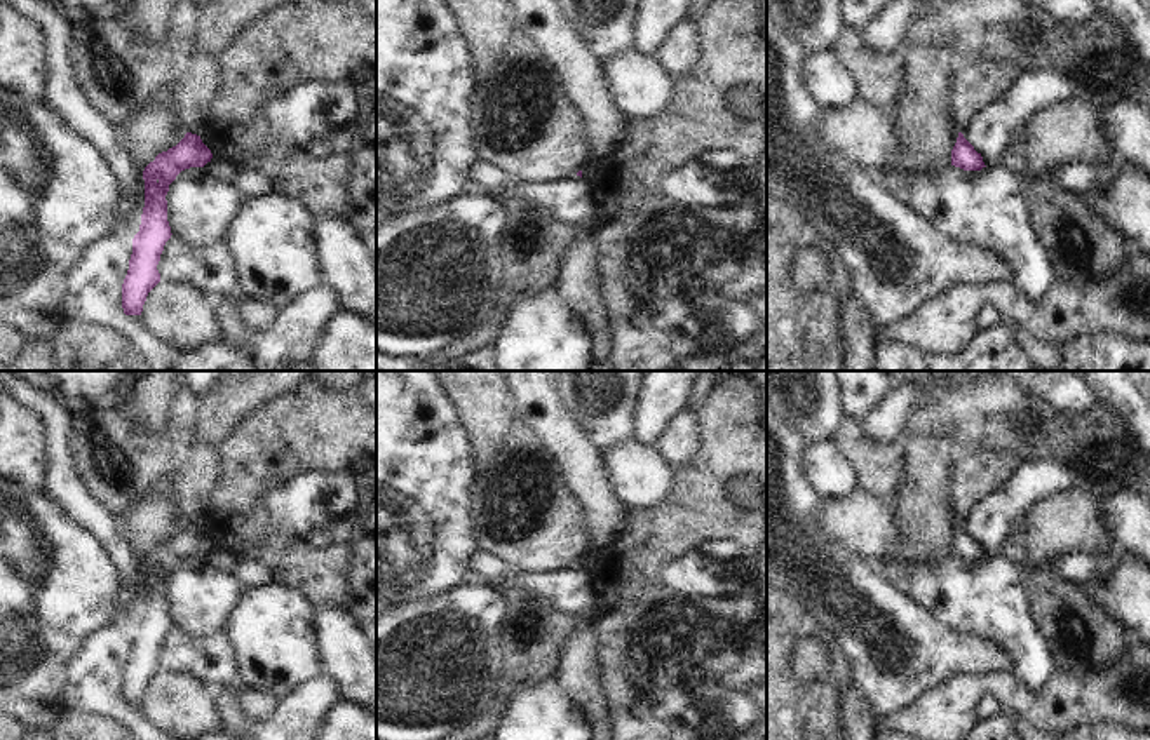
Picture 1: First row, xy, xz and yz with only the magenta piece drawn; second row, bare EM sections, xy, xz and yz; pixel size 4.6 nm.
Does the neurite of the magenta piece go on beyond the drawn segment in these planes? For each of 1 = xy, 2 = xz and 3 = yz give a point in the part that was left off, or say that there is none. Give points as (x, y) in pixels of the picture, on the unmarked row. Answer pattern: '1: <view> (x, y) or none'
1: none
2: none
3: none

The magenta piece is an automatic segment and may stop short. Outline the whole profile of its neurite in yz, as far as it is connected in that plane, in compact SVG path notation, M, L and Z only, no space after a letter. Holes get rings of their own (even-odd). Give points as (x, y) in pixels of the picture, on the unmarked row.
M958 522L957 533L951 540L951 555L964 561L981 561L984 555L981 543Z

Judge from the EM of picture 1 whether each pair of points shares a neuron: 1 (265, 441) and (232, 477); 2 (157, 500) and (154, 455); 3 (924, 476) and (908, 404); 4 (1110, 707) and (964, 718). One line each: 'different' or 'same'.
1: same
2: different
3: different
4: same

